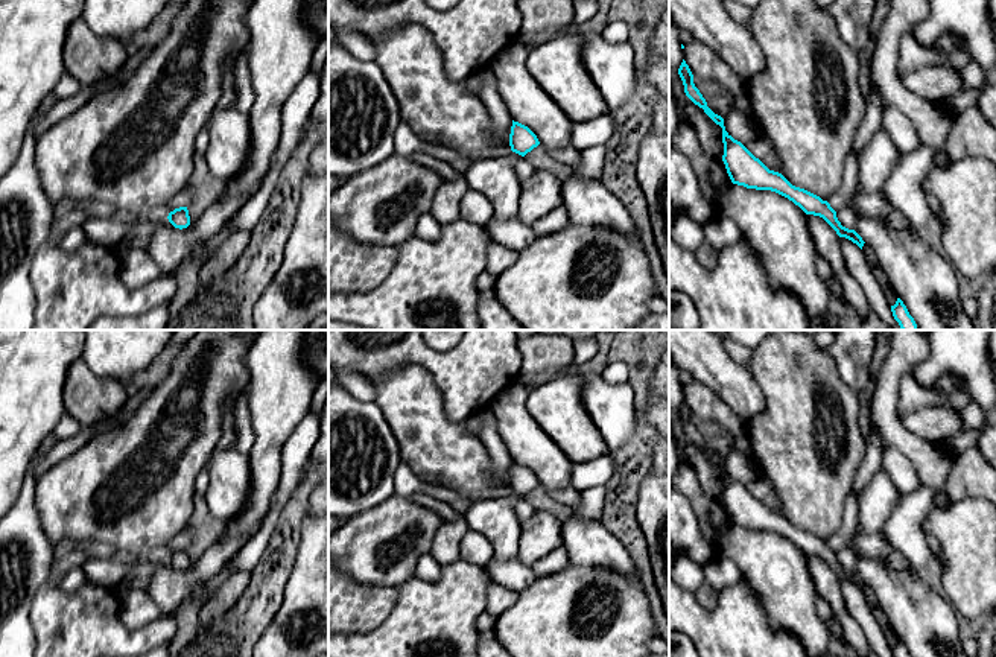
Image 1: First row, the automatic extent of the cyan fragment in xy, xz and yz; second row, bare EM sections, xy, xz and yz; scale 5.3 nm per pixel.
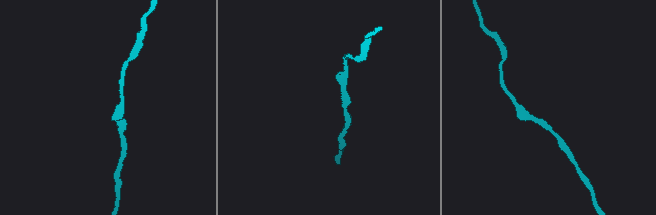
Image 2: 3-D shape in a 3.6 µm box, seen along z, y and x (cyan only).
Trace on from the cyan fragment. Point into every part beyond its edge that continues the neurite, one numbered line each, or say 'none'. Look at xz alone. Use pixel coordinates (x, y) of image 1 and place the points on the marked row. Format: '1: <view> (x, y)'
none

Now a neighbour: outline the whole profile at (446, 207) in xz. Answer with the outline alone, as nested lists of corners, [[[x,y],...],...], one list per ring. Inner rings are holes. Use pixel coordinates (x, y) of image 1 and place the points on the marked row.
[[[464,176],[444,181],[433,198],[430,214],[441,225],[446,225],[459,219],[461,201],[468,190],[470,190],[470,186]]]

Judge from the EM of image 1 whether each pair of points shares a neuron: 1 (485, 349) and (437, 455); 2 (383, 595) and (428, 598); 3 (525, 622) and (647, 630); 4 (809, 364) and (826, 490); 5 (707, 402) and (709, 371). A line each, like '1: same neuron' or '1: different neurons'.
1: different neurons
2: different neurons
3: same neuron
4: same neuron
5: different neurons

